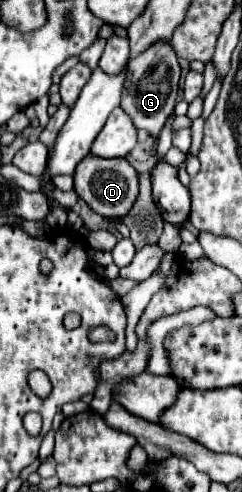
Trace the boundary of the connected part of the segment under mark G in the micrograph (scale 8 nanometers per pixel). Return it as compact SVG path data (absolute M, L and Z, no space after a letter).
M158 42L128 64L128 78L124 84L122 110L132 118L136 128L144 128L152 138L158 138L166 118L174 112L178 94L180 66L172 46Z

